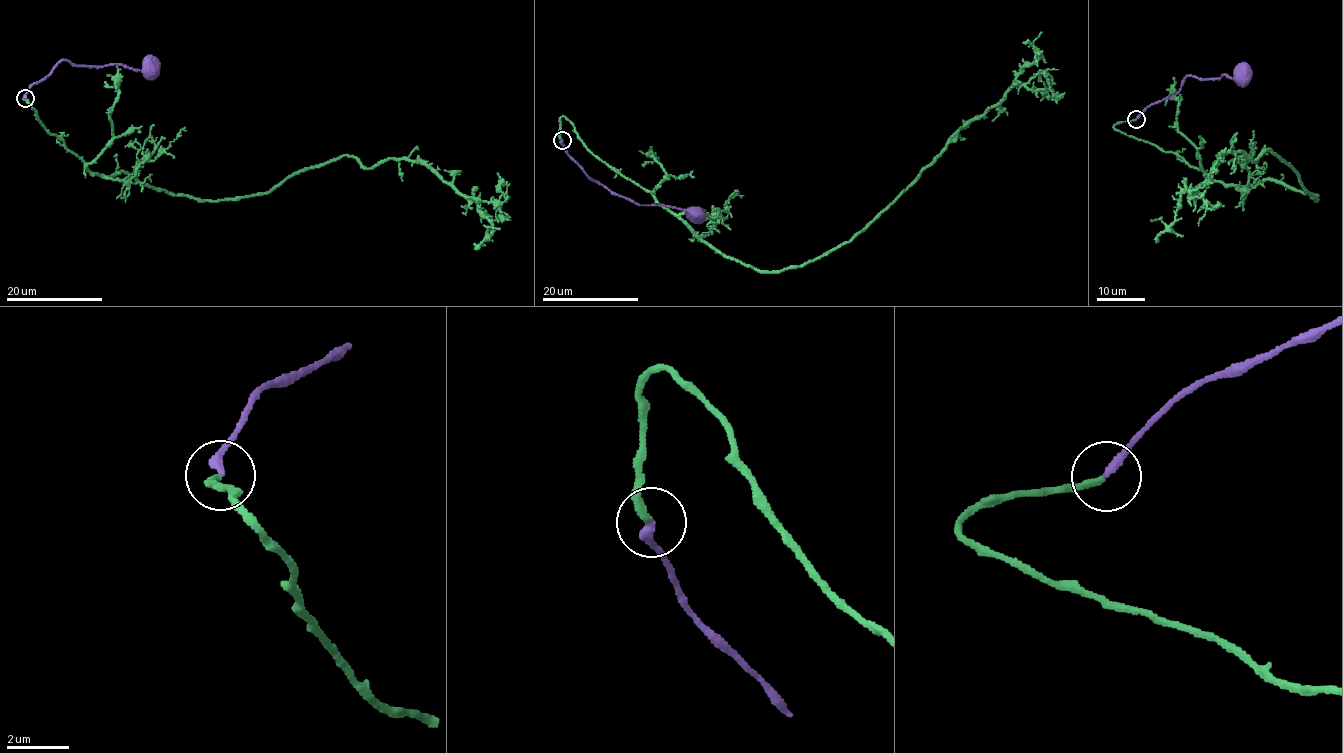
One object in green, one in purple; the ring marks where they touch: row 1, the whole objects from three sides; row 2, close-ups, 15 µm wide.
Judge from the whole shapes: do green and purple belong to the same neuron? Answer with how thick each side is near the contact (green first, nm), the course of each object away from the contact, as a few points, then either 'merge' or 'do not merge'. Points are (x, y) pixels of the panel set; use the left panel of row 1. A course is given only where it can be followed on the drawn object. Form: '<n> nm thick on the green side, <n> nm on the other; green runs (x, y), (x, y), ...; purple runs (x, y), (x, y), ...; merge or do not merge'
240 nm thick on the green side, 280 nm on the other; green runs (25, 98), (91, 173), (222, 201), (343, 156), (367, 168), (408, 158), (476, 201), (489, 235), (500, 229); purple runs (25, 98), (32, 85), (45, 79), (61, 60), (74, 65), (121, 64), (140, 70), (149, 67); merge

